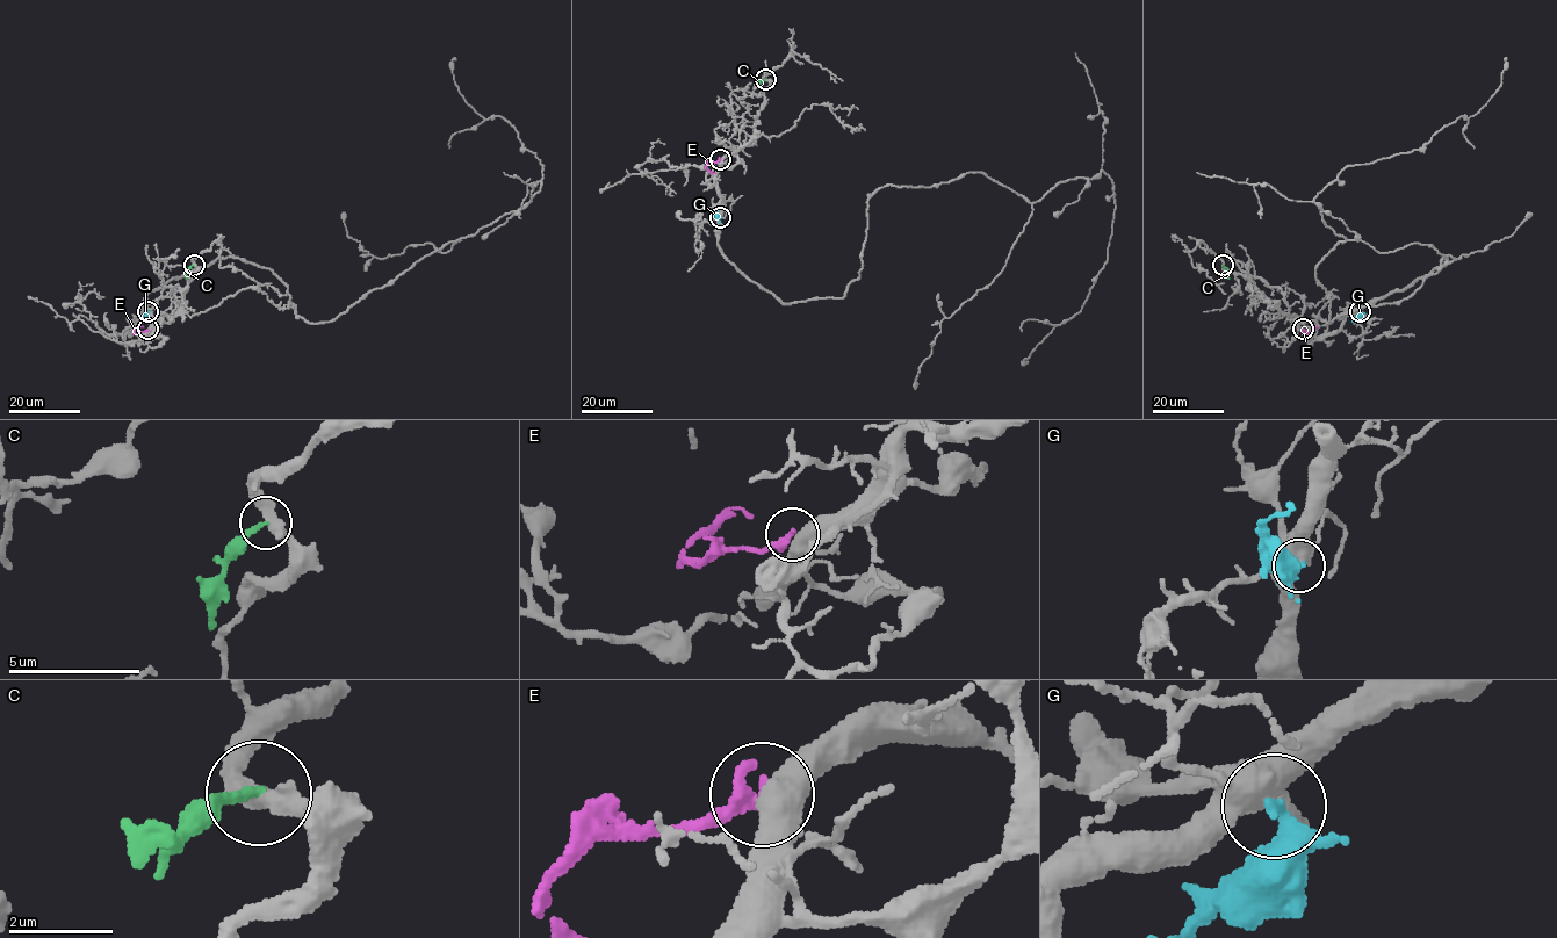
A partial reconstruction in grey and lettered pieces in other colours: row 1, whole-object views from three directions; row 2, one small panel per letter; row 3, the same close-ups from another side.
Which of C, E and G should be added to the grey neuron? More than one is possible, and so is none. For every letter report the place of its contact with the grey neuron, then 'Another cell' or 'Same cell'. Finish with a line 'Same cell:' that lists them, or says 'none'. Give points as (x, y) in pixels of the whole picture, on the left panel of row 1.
C: Touches grey at (194, 265). Another cell
E: Touches grey at (148, 329). Another cell
G: Touches grey at (148, 311). Another cell
Same cell: none

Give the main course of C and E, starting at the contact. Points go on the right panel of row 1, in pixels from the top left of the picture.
C: (1223, 265), (1230, 279)
E: (1303, 330), (1309, 331), (1317, 326)

